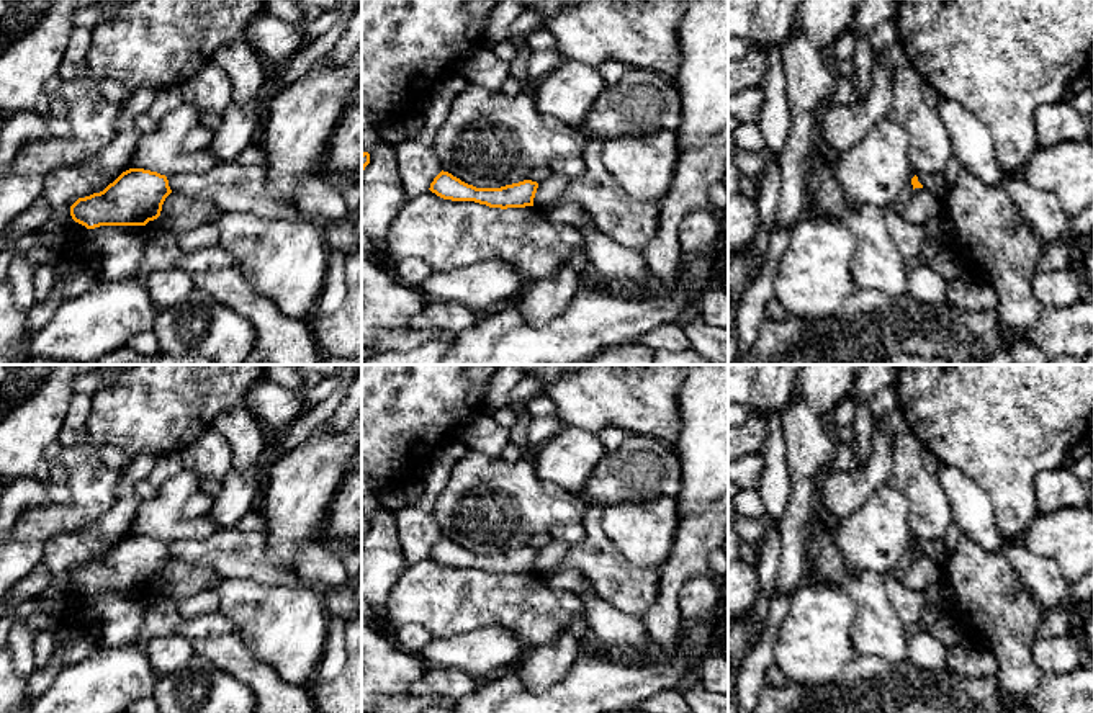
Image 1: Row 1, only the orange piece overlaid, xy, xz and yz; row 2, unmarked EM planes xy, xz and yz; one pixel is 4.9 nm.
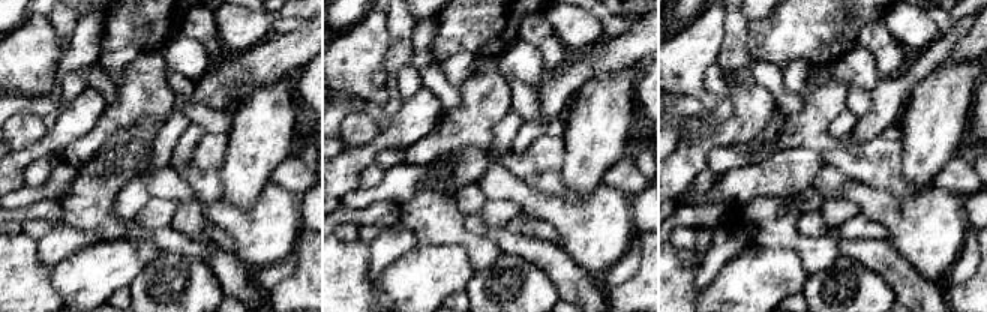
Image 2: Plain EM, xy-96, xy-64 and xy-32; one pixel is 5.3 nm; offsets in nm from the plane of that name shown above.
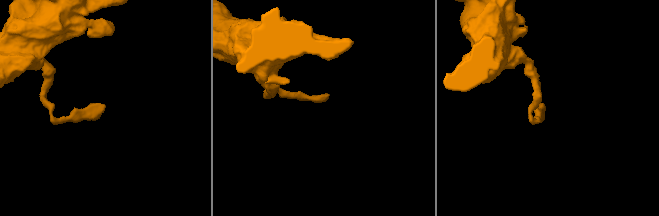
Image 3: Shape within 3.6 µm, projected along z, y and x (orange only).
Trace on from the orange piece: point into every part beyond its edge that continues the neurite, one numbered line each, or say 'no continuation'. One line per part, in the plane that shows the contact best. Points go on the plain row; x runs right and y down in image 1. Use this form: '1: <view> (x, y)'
no continuation

